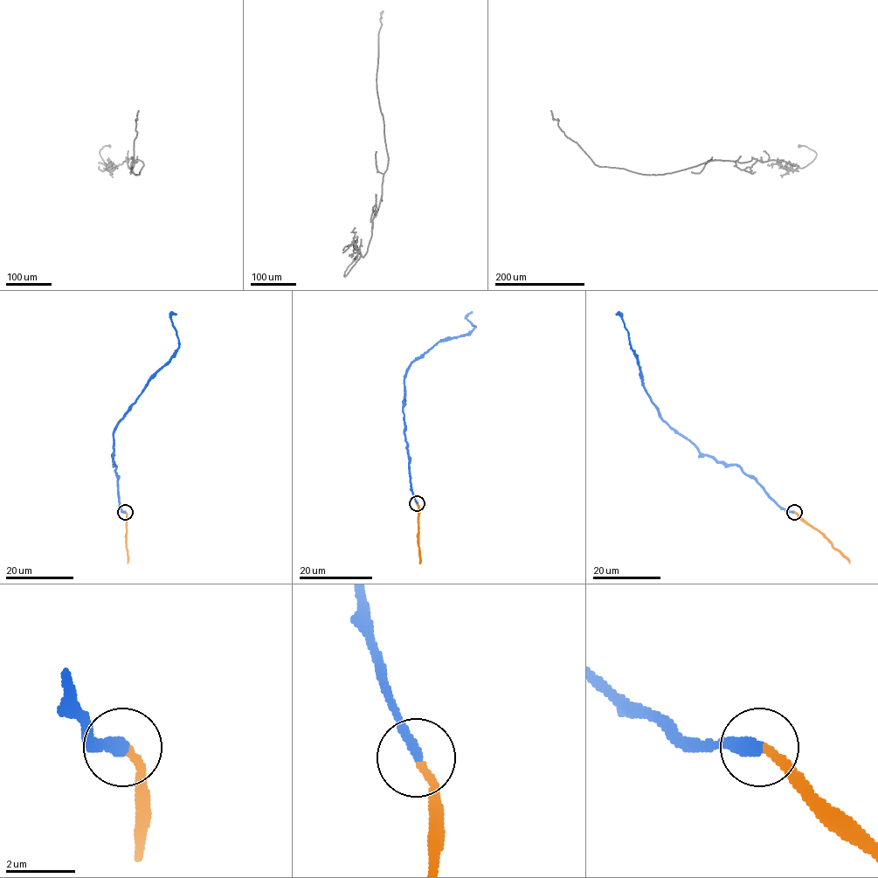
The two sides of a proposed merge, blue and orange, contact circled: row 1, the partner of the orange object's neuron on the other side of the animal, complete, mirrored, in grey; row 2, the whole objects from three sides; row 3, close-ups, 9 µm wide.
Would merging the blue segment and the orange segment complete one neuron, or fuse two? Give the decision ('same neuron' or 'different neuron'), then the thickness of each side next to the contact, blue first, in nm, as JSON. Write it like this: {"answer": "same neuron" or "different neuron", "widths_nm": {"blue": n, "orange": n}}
{"answer": "same neuron", "widths_nm": {"blue": 360, "orange": 240}}

